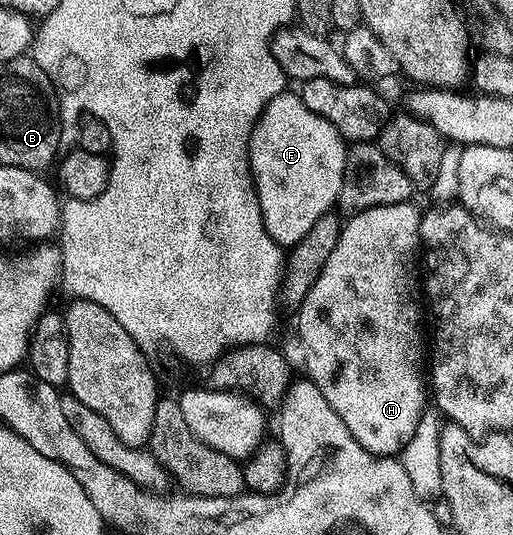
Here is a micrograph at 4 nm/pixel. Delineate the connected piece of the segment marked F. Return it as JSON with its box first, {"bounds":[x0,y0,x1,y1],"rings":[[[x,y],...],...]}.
{"bounds":[248,92,347,247],"rings":[[[282,92],[273,101],[269,101],[252,129],[248,162],[262,207],[264,226],[279,245],[291,247],[298,244],[302,235],[306,235],[306,231],[310,231],[310,227],[314,227],[314,223],[337,204],[347,158],[346,142],[339,131],[326,119],[322,119],[322,115],[314,115],[314,111],[310,111],[310,107],[306,107],[306,103],[302,103],[295,92]]]}

